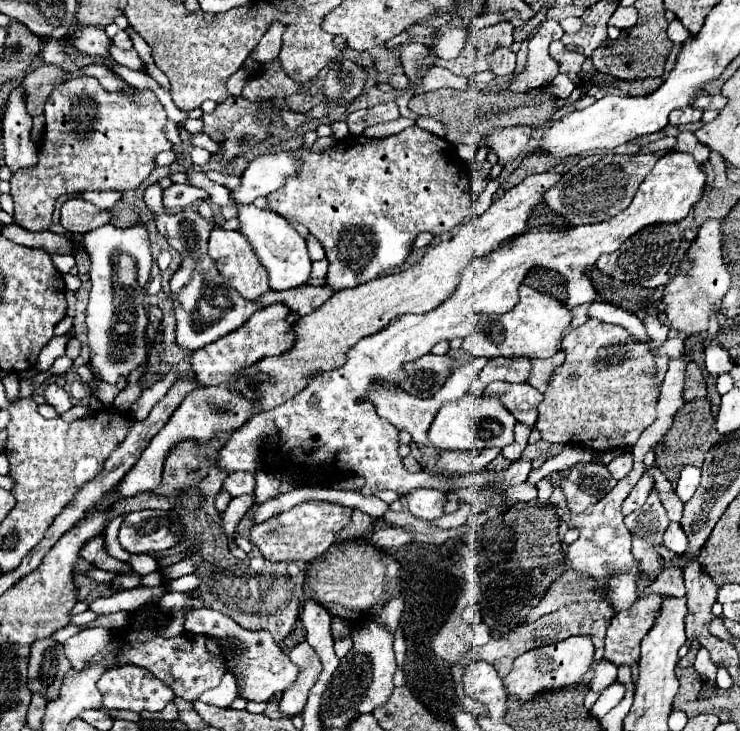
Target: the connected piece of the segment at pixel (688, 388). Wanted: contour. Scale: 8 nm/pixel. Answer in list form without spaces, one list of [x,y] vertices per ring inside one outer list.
[[[686,362],[686,382],[684,382],[684,400],[704,398],[706,396],[706,384],[702,378],[700,368],[694,362]]]

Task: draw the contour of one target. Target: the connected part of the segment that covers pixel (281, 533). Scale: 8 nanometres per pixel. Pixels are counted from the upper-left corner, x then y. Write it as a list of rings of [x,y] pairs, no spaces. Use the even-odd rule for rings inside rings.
[[[302,502],[288,512],[268,518],[250,530],[250,542],[258,546],[262,556],[270,562],[312,562],[324,554],[340,528],[350,520],[350,510],[332,502]]]

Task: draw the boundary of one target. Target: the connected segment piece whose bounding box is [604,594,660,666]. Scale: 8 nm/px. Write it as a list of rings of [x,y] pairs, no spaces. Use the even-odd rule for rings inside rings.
[[[656,594],[640,596],[632,608],[616,612],[606,634],[604,658],[618,664],[632,666],[640,658],[640,640],[652,628],[660,598]]]

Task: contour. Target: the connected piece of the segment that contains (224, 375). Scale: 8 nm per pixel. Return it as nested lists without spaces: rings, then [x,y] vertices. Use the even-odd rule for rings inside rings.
[[[272,304],[266,306],[262,310],[258,310],[256,314],[252,314],[252,318],[248,318],[248,322],[244,322],[238,330],[222,336],[220,340],[212,342],[210,346],[204,346],[200,350],[194,352],[192,356],[192,370],[198,378],[198,382],[202,386],[216,386],[222,382],[230,382],[232,390],[242,392],[246,398],[252,398],[252,392],[248,390],[248,378],[238,376],[238,372],[250,364],[254,364],[256,360],[264,358],[264,356],[276,356],[286,352],[292,342],[294,342],[294,334],[290,332],[290,324],[286,322],[286,314],[288,314],[288,306],[284,304]]]

